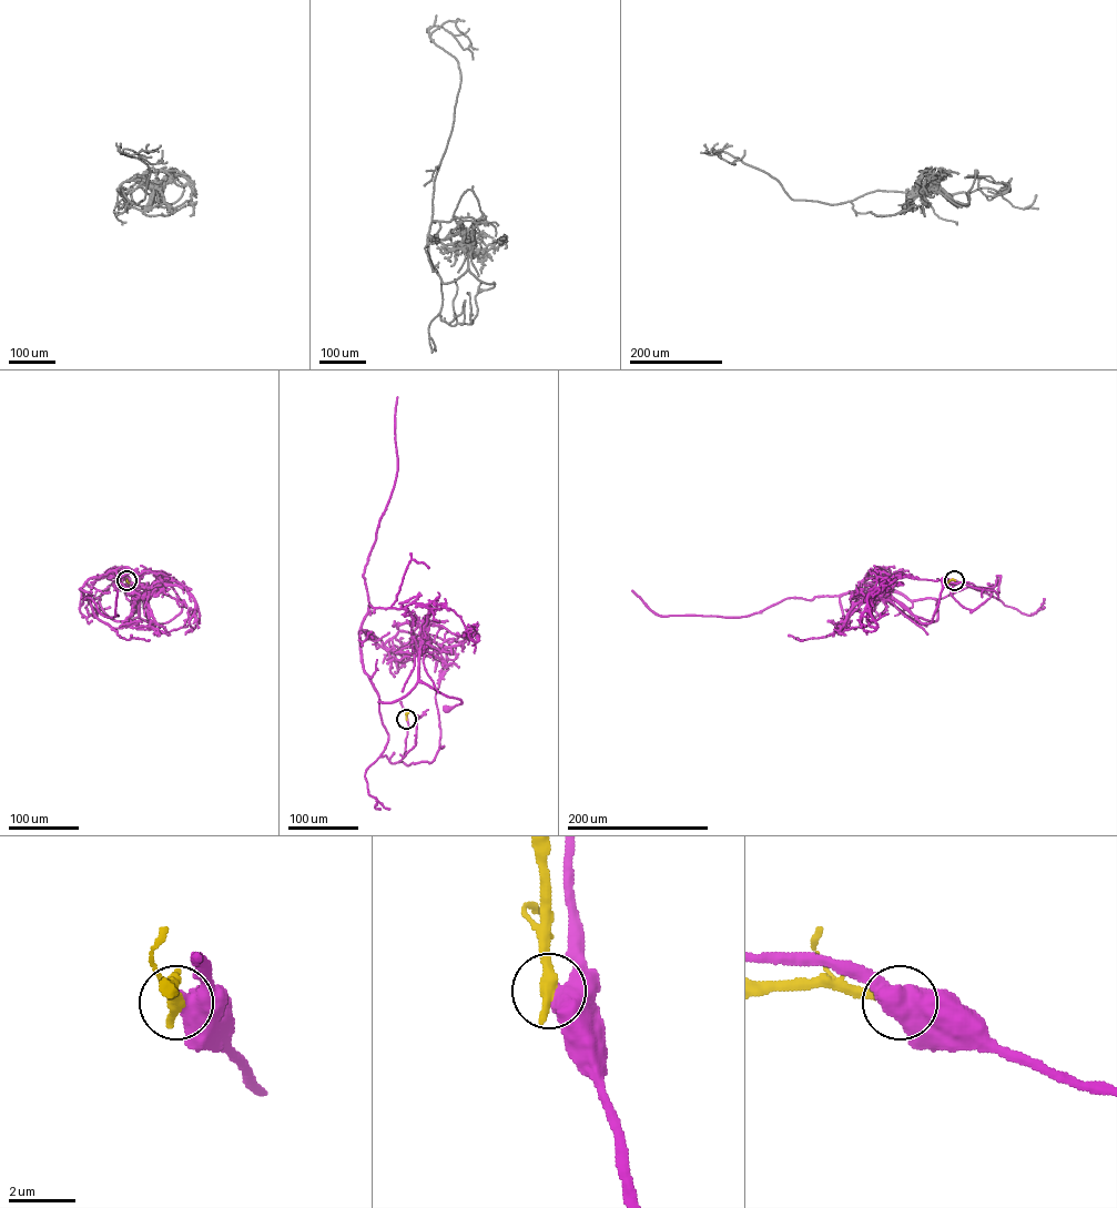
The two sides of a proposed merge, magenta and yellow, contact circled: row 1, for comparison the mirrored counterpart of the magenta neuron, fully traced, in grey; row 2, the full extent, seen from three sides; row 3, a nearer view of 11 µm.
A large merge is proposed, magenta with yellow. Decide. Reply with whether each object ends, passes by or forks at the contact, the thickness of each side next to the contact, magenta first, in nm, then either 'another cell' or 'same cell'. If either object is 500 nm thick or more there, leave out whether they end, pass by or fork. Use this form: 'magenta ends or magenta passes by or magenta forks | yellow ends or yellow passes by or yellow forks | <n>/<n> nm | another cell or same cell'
700/480 nm | another cell

